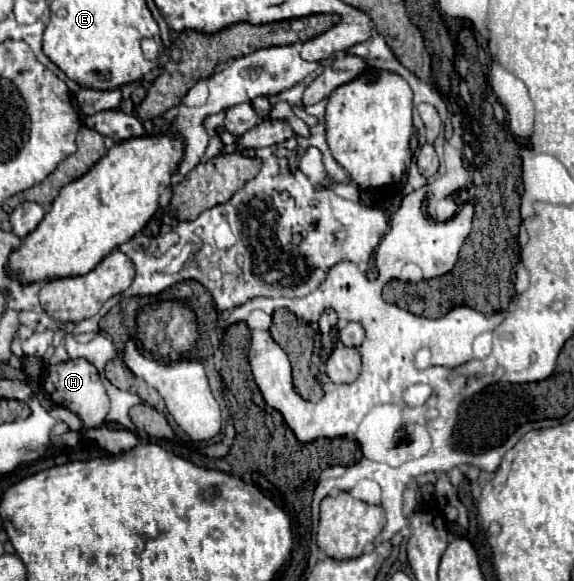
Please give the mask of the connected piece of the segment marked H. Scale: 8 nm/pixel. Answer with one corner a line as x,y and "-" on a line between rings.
69,359
69,361
57,363
57,365
49,365
43,387
51,395
55,405
61,405
61,407
73,411
75,415
79,415
87,429
101,427
105,423
105,415
109,411
109,399
107,399
105,387
101,383
101,377
99,377
95,365
89,363
87,359

